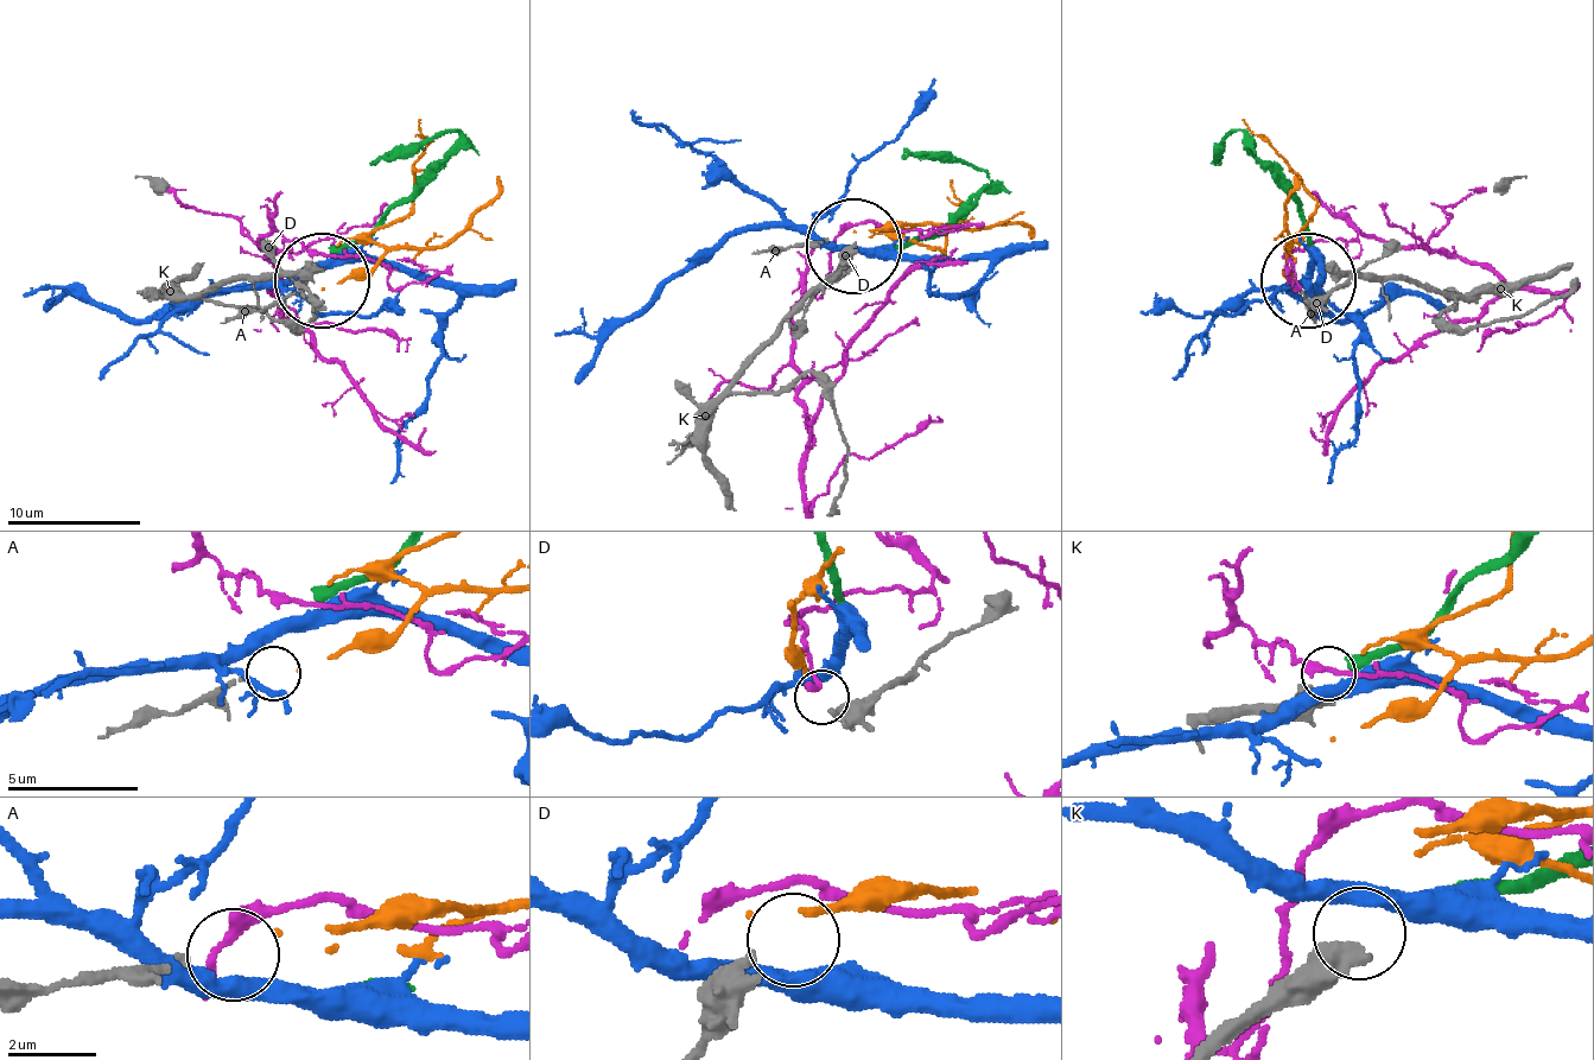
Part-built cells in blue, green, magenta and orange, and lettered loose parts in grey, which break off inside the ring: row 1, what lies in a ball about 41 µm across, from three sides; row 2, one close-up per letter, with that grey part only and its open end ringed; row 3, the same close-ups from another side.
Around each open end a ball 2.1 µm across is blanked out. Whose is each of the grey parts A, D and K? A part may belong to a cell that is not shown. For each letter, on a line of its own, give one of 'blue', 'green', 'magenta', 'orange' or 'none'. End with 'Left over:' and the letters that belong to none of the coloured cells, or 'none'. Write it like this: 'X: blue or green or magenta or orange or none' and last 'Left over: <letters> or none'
A: orange
D: none
K: green
Left over: D

